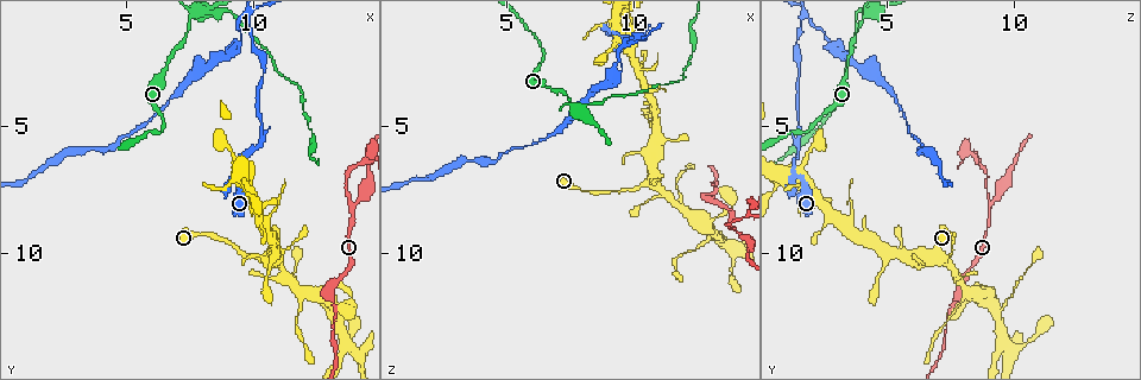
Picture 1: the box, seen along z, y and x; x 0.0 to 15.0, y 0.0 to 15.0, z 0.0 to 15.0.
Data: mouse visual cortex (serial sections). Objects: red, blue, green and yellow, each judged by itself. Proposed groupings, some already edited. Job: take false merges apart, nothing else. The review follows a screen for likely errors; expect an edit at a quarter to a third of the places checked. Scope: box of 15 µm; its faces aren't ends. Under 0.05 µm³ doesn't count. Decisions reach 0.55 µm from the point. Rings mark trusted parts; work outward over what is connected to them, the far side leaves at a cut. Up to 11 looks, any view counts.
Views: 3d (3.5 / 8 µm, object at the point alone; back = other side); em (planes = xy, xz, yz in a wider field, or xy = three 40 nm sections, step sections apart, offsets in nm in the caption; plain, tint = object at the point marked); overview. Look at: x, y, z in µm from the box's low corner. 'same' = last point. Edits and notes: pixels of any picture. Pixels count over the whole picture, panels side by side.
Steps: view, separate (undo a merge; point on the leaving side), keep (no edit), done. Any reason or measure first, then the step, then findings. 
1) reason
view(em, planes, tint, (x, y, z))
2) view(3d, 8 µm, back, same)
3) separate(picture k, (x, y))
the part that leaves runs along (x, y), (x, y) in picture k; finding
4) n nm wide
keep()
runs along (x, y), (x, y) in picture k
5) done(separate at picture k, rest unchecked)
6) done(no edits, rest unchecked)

sudden change in width
view(3d, 3.5 µm, (9.2, 7.0, 1.6))

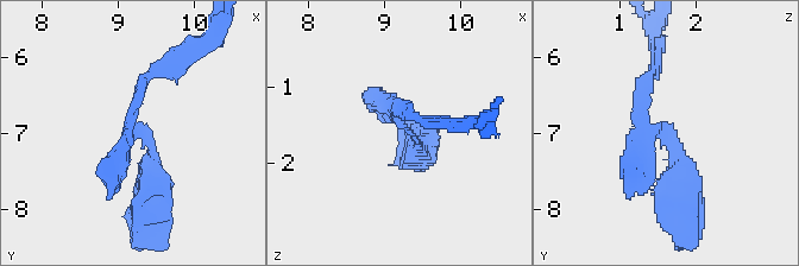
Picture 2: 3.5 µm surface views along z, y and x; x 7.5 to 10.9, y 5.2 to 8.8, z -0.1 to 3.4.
view(em, xy, step 1, tint, (9.25, 7.00, 1.50))

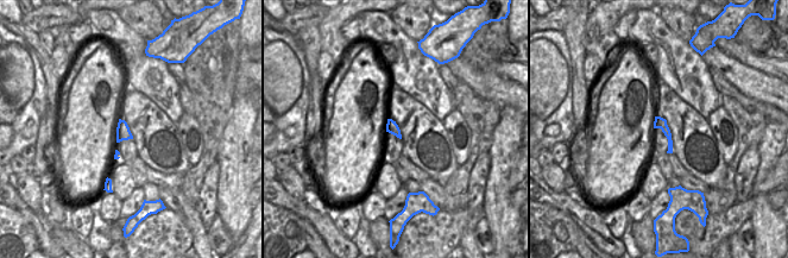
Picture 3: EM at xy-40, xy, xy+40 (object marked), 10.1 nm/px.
keep()
runs along (683, 197), (679, 150), (642, 116), (655, 69) in picture 2; continuous, no second cell

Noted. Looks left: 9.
small branch off a trunk
view(3d, 3.5 µm, (11.9, 11.5, 8.2))

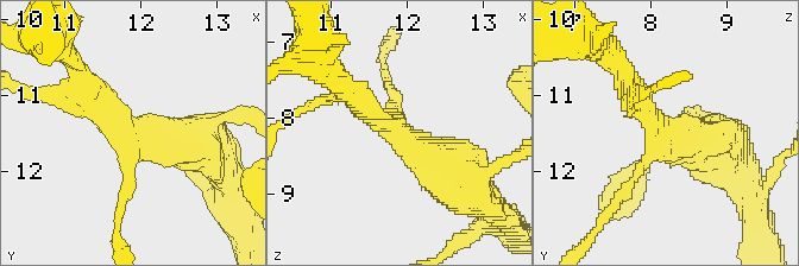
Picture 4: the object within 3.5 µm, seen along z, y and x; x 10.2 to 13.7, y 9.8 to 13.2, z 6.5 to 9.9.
3 arms; arms of 150, 300, 500 nm
view(em, xy, step 5, plain, (11.85, 11.50, 8.20))

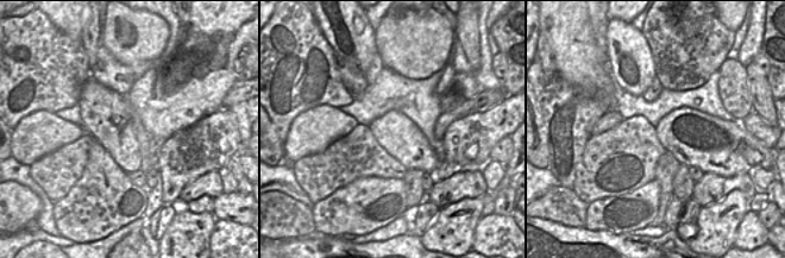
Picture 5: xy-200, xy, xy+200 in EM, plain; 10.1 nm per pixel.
with the object marked
view(em, xy, step 5, tint, same)

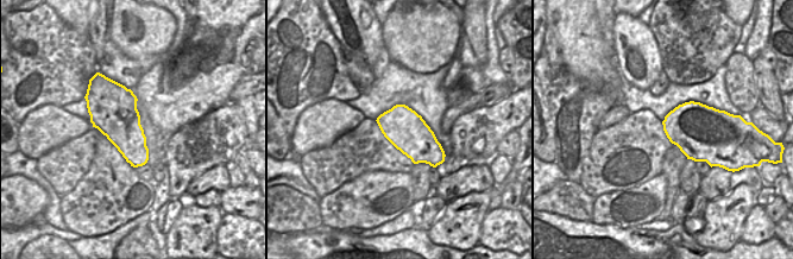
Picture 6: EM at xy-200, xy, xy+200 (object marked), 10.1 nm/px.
400 nm wide
keep()
runs along (346, 92), (459, 173) in picture 4; one cell here

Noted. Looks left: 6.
side arm on a straight run
view(3d, 3.5 µm, back, (13.2, 12.1, 9.2))

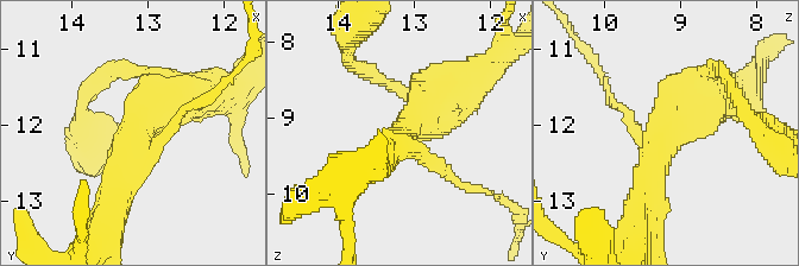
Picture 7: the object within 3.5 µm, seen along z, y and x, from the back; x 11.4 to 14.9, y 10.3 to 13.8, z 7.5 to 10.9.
view(em, xy, step 2, tint, (13.20, 12.20, 9.30))

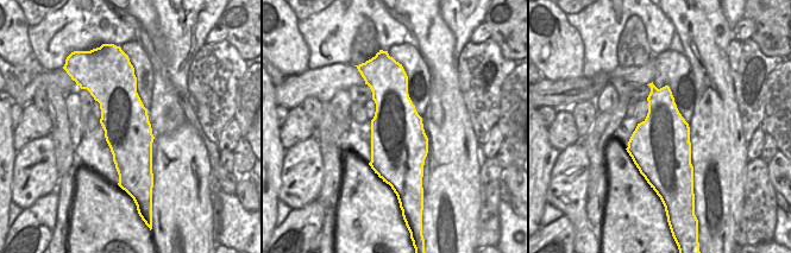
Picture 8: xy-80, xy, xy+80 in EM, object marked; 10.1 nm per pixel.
arms of 150, 400, 600 nm
keep()
one cell here

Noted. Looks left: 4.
two arms in line, one across
view(3d, 3.5 µm, (13.9, 8.3, 9.1))

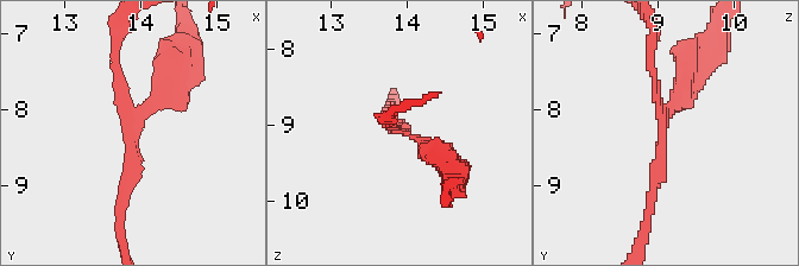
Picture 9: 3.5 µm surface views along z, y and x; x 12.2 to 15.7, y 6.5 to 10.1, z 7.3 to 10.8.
3 arms; arms of 100, 150, 300 nm
view(em, xy, step 1, tint, (13.80, 8.20, 9.05))

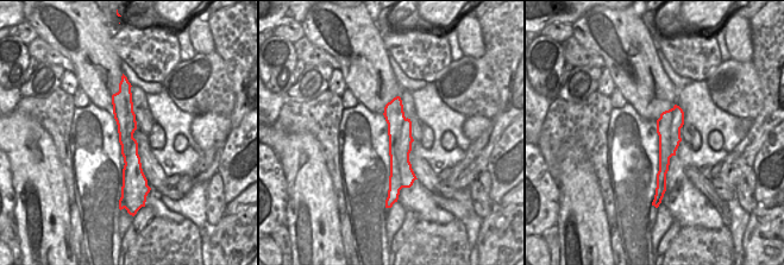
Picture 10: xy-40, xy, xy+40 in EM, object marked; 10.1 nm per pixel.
separate(picture 9, (117, 73))
border along (406, 119), (401, 187) in picture 10; a second cell is stuck on

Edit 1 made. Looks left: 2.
done(separate at picture 9, rest unchecked)

